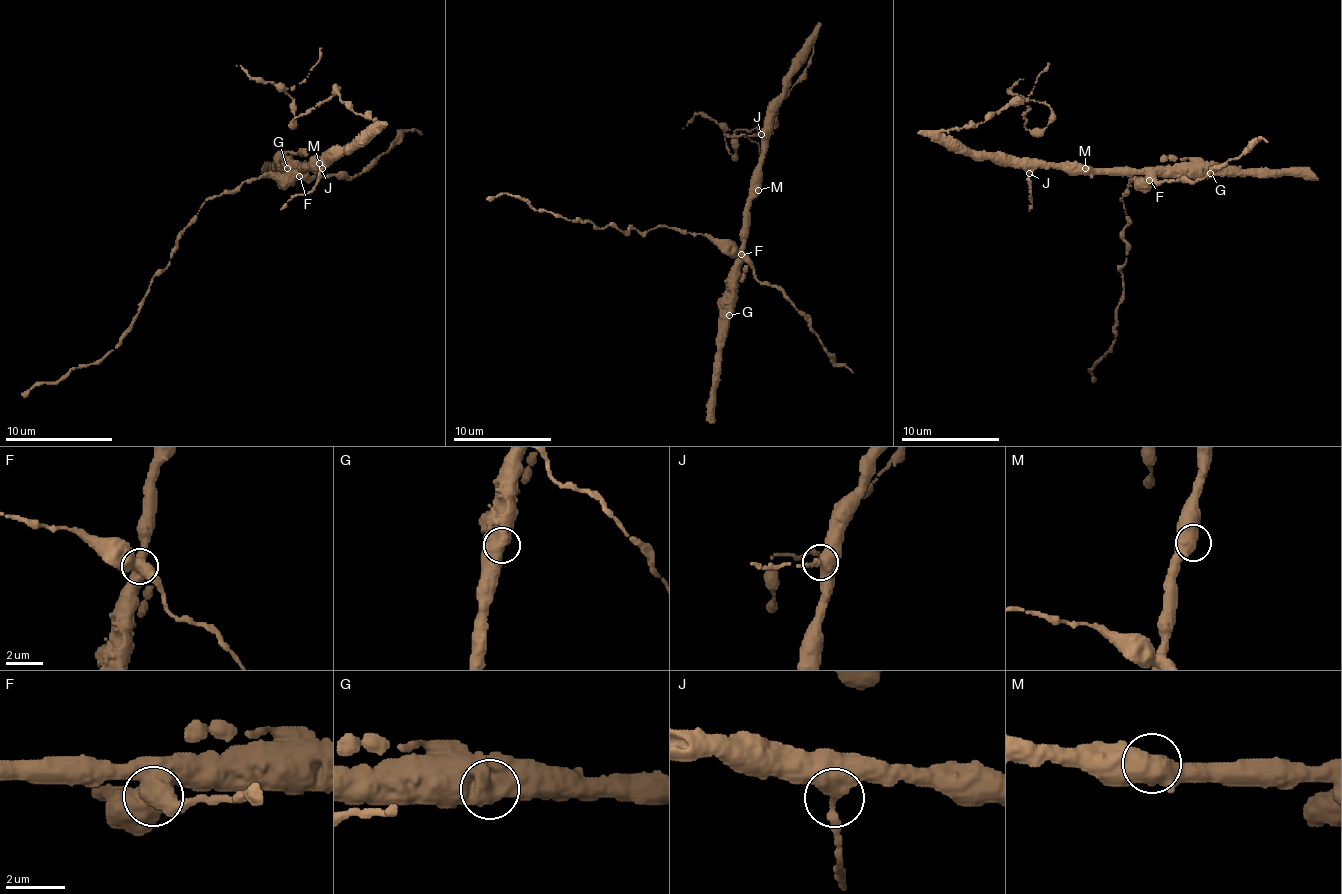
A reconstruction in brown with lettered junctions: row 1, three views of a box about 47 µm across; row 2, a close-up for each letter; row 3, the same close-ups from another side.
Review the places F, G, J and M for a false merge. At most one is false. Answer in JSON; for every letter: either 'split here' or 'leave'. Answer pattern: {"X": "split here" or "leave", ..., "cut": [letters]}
{"F": "split here", "G": "leave", "J": "leave", "M": "leave", "cut": ["F"]}

